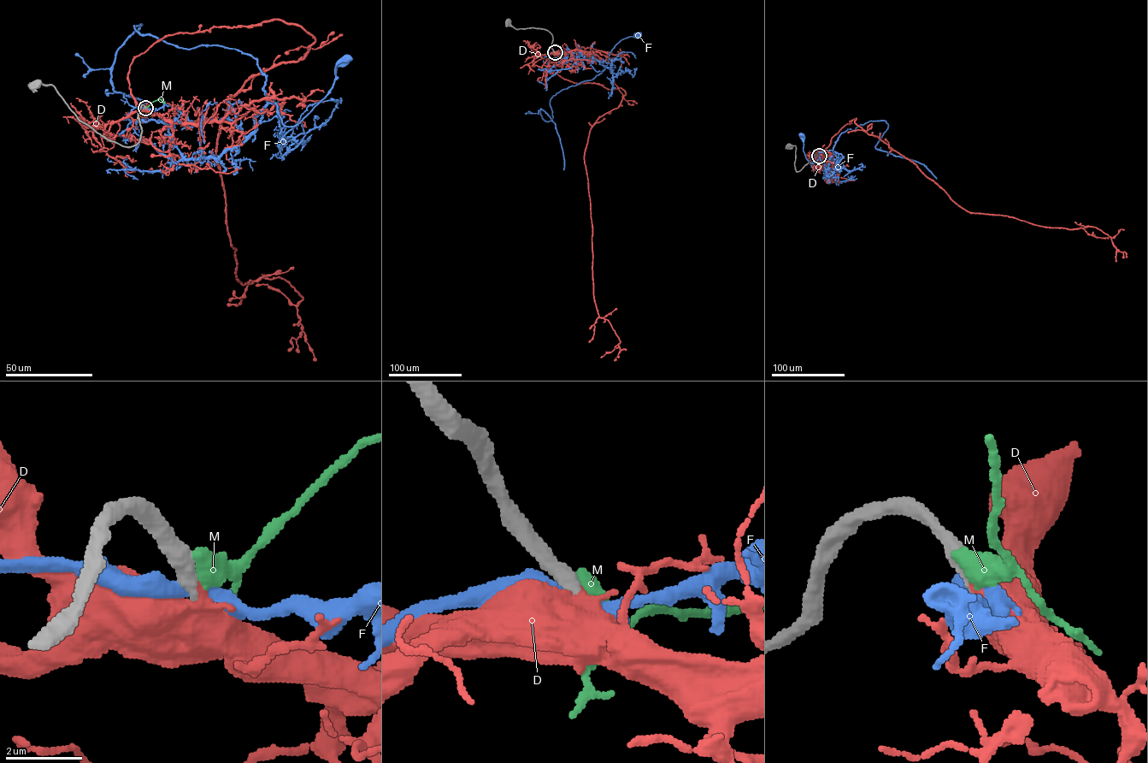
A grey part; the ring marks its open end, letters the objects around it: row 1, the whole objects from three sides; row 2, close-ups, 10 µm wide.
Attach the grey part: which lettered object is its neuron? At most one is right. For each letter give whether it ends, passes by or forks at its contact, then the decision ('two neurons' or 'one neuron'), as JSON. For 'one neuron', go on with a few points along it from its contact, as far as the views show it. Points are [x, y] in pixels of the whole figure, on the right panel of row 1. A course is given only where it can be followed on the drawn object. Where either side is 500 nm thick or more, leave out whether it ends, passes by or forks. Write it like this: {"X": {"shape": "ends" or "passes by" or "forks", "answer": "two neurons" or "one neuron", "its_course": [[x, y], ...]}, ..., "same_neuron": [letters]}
{"D": {"answer": "one neuron", "its_course": [[819, 156], [856, 118], [857, 125], [914, 162], [968, 211], [1051, 227], [1096, 227], [1127, 257]]}, "F": {"shape": "passes by", "answer": "two neurons"}, "M": {"answer": "two neurons"}, "same_neuron": ["D"]}

